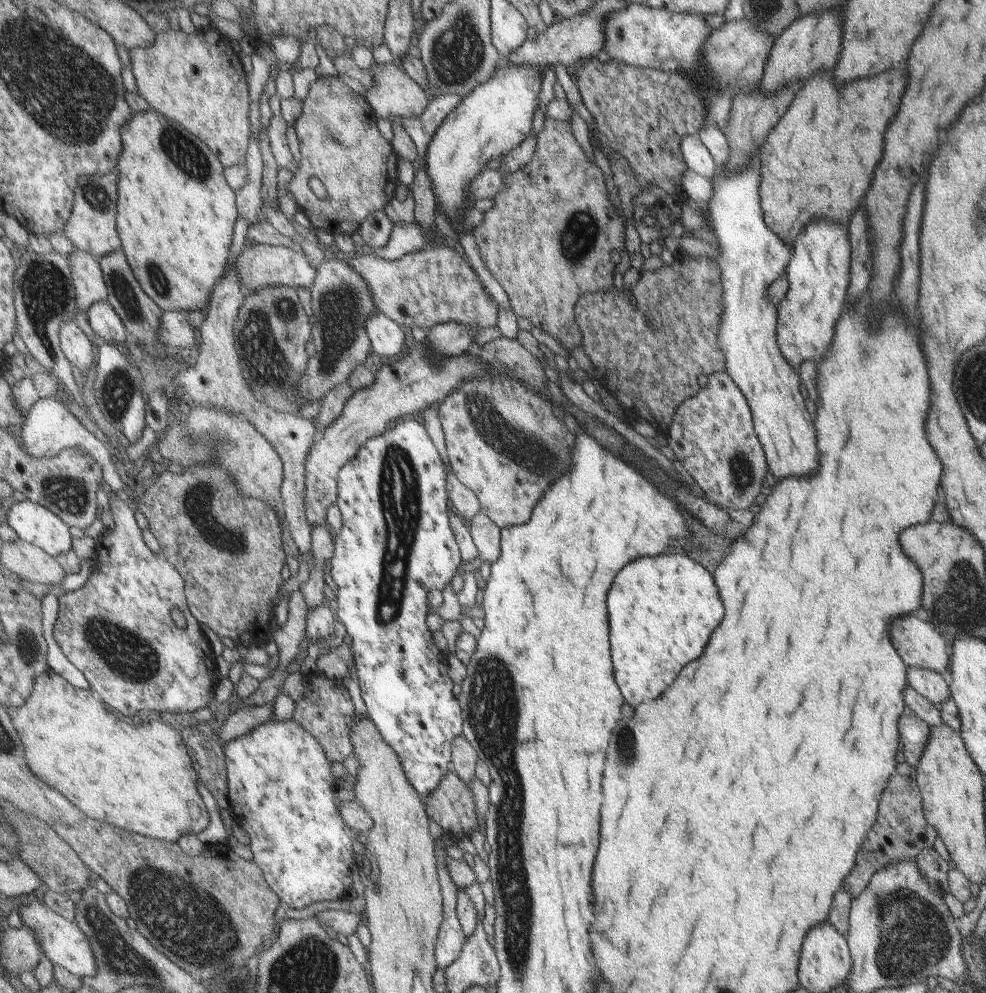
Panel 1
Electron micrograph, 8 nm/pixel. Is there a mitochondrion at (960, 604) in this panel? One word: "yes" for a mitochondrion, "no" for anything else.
yes

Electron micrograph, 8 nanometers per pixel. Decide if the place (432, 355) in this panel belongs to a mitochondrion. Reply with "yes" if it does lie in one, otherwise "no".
no

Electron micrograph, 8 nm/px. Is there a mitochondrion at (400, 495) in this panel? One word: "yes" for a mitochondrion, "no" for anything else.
yes

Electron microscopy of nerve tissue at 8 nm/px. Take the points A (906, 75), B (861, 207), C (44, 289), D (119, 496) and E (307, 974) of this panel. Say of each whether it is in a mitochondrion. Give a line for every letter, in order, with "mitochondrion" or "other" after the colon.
A: other
B: other
C: mitochondrion
D: other
E: mitochondrion

